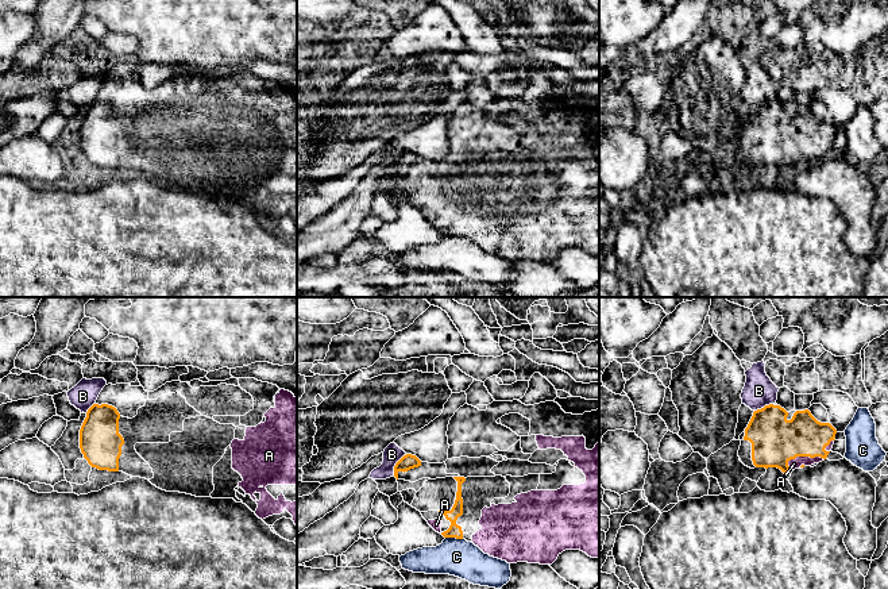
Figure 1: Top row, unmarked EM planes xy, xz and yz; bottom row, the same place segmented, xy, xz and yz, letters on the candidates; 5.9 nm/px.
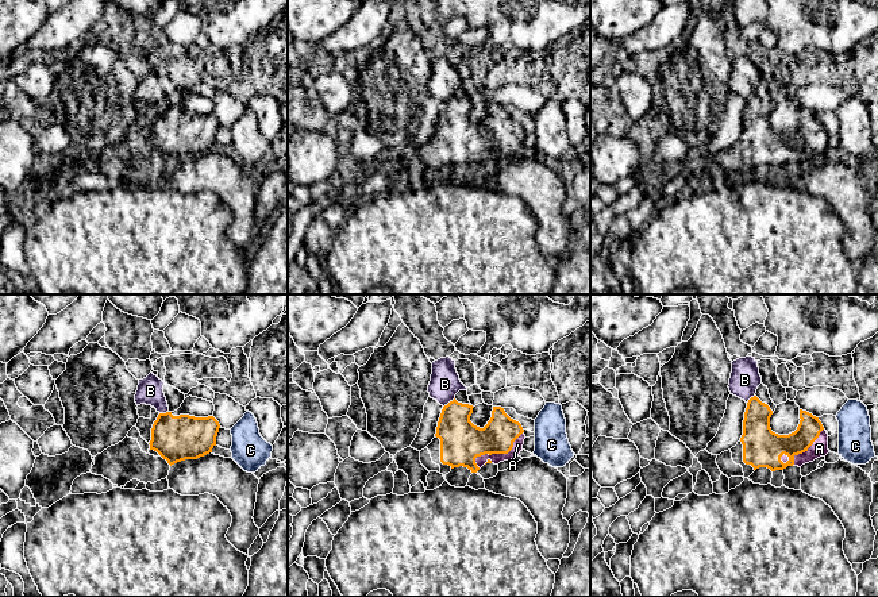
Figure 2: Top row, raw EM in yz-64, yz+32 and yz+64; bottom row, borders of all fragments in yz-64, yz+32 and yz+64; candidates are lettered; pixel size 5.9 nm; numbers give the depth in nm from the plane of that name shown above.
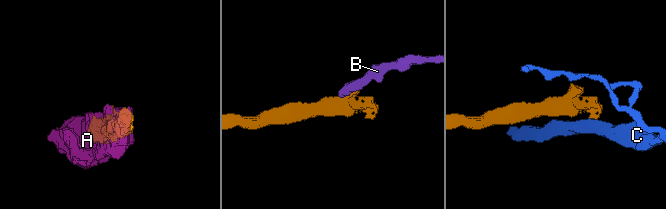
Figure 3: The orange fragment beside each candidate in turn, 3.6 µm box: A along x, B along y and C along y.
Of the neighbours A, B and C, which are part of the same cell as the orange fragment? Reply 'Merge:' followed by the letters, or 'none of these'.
Merge: A

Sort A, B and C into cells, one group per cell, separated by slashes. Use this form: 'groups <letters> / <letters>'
groups A / B / C

